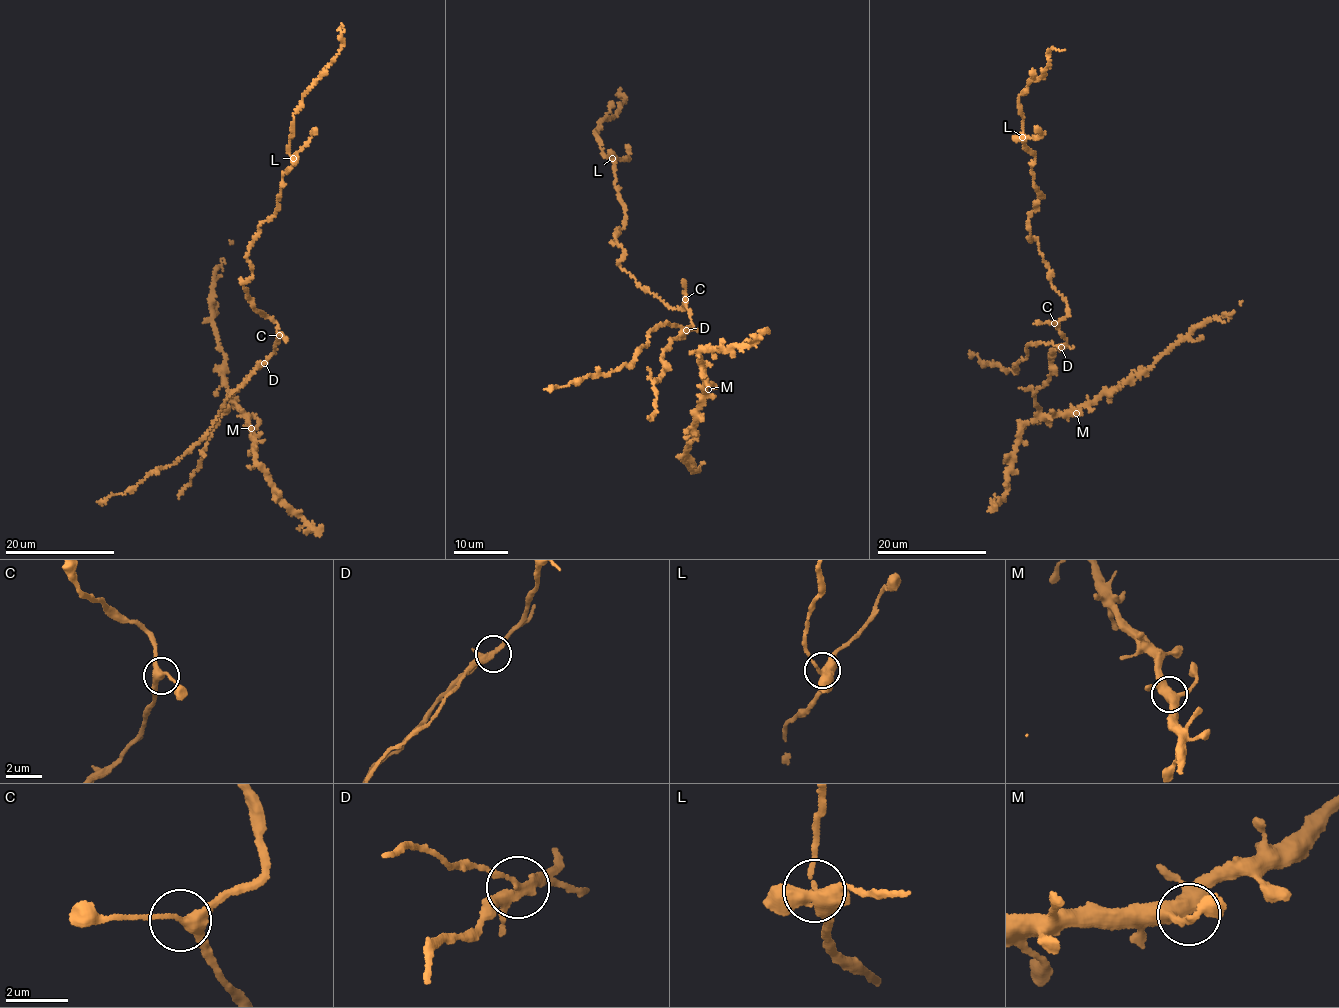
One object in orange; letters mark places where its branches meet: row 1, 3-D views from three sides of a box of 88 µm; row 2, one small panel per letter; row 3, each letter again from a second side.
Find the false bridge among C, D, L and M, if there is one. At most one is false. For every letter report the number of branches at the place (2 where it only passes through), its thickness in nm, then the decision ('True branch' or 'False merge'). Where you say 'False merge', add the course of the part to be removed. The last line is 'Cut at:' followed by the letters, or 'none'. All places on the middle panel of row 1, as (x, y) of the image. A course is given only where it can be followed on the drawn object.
C: Branches: 3. Thickness 280 nm. True branch
D: Branches: 4. Thickness 240 nm. False merge. Course of the part to remove: (685, 330), (664, 323), (651, 330), (648, 345), (639, 349), (629, 364), (545, 390)
L: Branches: 4. Thickness 360 nm. True branch
M: Branches: 4. Thickness 400 nm. True branch
Cut at: D

